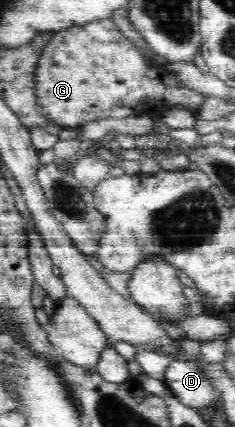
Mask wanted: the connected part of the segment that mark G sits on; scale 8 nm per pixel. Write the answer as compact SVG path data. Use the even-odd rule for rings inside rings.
M110 16L88 19L56 31L38 60L37 88L45 112L62 128L81 128L87 121L145 112L157 119L164 109L173 106L196 113L206 97L178 84L159 65L146 64Z

